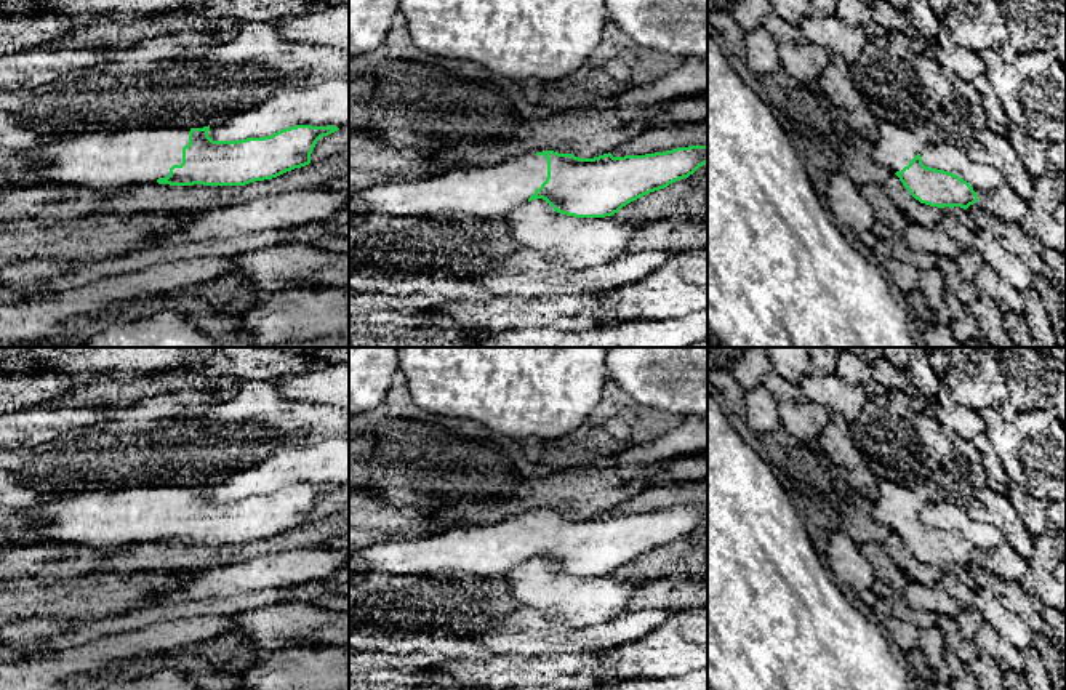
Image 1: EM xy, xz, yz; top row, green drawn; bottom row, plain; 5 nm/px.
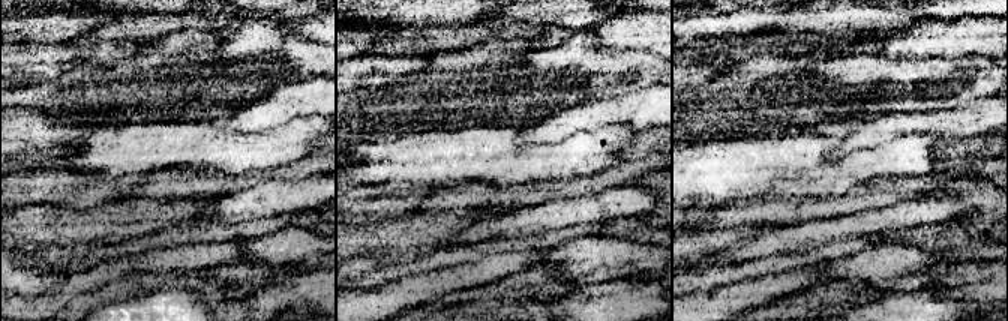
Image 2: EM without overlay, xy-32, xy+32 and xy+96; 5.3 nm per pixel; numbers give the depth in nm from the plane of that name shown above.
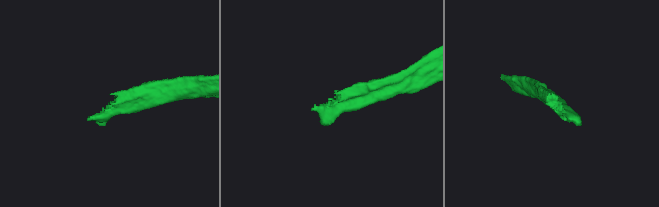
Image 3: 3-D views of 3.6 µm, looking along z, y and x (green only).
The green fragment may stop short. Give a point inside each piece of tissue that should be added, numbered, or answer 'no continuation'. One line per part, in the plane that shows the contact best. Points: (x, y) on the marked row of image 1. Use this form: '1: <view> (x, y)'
1: xy (106, 160)

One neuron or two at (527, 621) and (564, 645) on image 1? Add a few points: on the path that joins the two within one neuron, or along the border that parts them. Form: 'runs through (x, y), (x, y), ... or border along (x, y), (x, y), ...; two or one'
runs through (537, 631), (543, 637), (554, 639); one

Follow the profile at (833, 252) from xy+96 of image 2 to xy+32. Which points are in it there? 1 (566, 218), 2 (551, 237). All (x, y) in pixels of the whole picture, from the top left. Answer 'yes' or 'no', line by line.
1: no
2: yes

